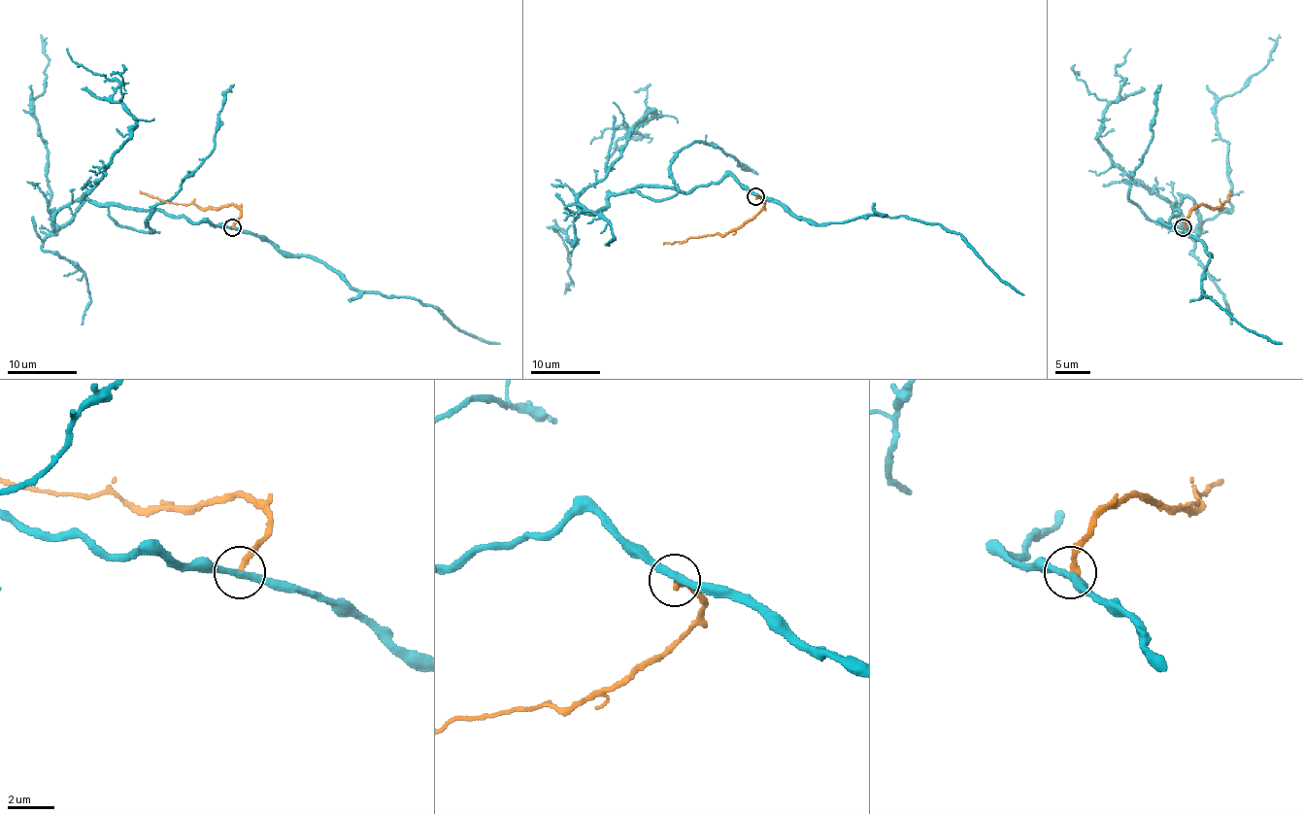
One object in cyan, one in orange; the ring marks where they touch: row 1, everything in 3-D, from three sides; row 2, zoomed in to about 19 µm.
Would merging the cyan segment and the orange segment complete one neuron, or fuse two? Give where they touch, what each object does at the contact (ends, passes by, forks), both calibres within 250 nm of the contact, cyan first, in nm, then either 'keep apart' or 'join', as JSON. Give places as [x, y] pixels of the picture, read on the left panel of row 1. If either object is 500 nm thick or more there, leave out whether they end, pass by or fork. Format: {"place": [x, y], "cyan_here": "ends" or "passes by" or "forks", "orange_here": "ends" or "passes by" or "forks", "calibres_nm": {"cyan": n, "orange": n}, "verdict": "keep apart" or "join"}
{"place": [232, 227], "cyan_here": "passes by", "orange_here": "ends", "calibres_nm": {"cyan": 280, "orange": 220}, "verdict": "keep apart"}

